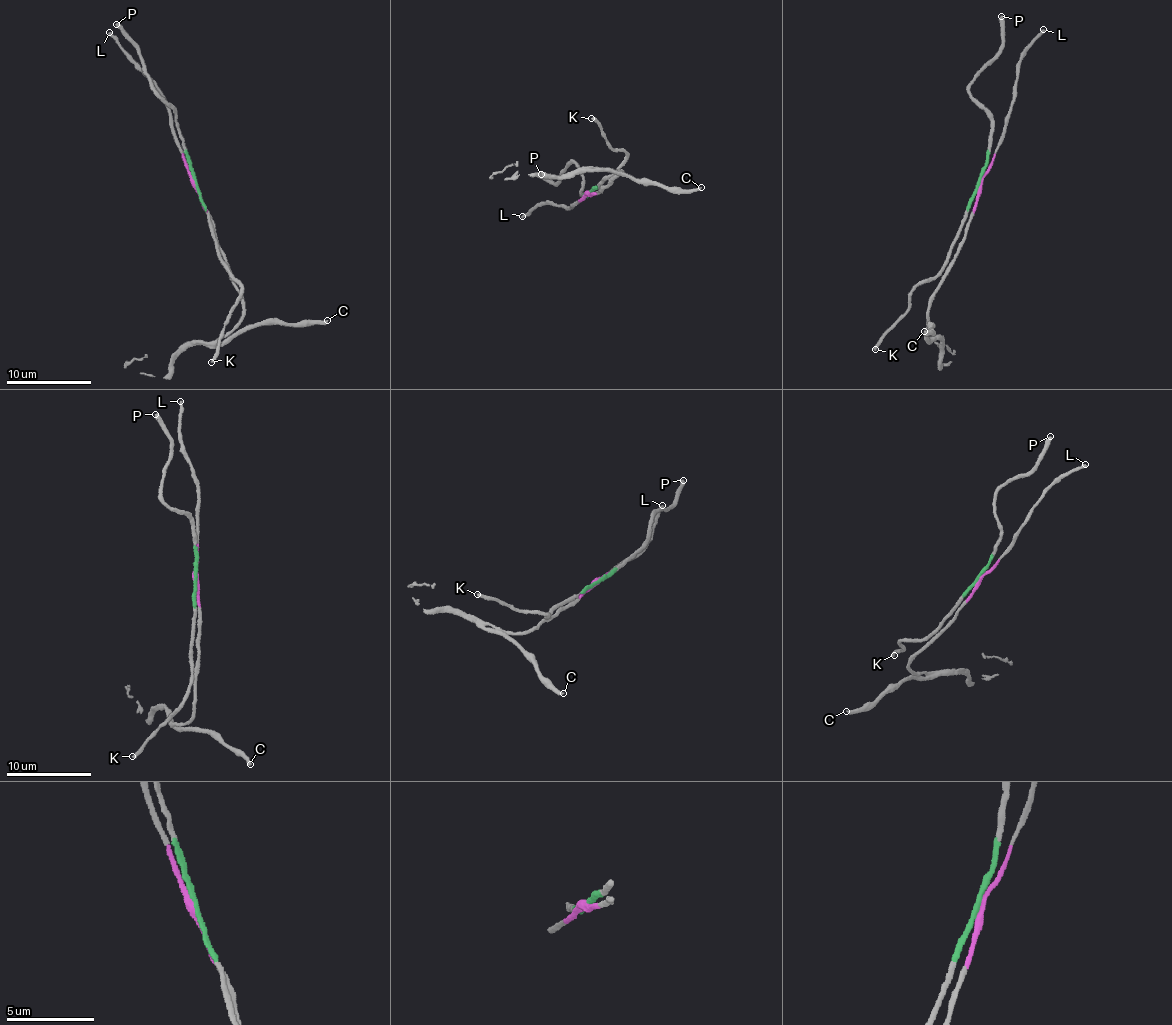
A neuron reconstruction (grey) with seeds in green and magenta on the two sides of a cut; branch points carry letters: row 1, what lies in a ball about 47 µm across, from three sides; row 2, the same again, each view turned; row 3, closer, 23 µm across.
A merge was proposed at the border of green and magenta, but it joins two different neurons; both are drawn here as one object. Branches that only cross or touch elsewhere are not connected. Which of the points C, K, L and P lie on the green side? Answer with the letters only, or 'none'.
K, P

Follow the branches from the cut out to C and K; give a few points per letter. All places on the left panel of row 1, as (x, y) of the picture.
C: (194, 181), (242, 305), (238, 326), (251, 329), (262, 324), (328, 321)
K: (194, 181), (223, 265), (240, 288), (217, 354), (210, 361)

